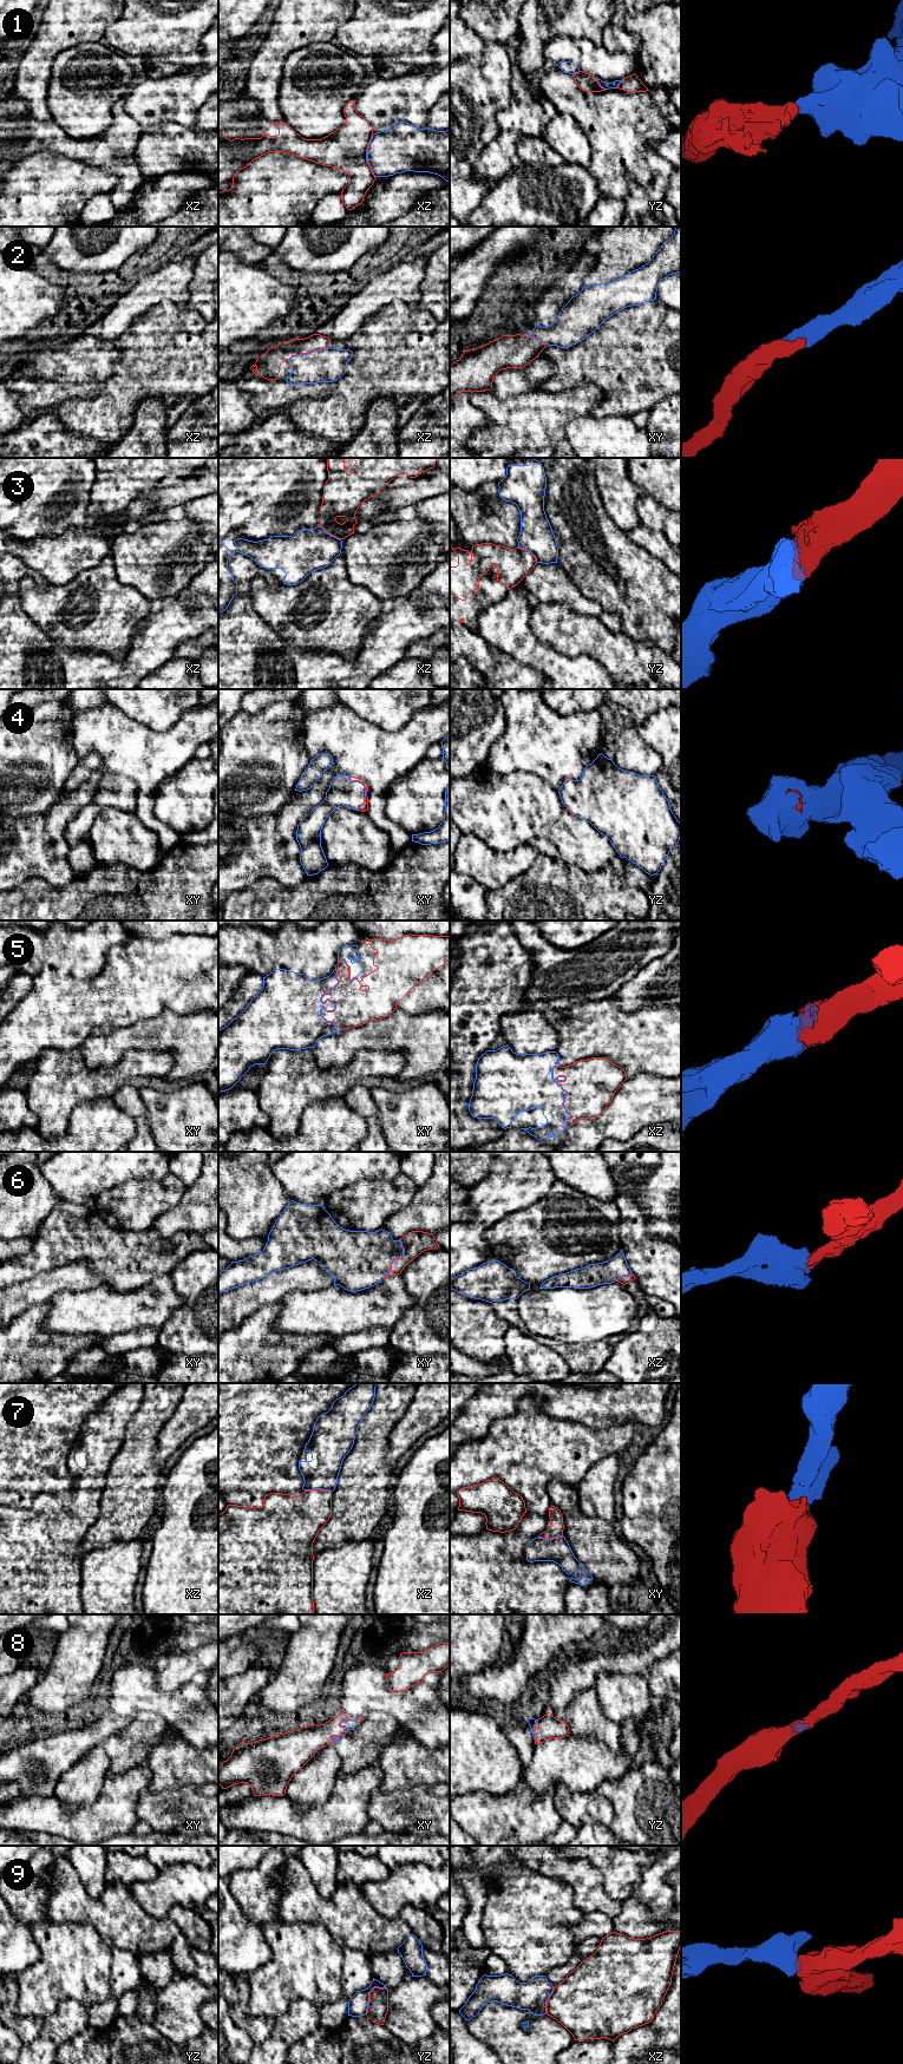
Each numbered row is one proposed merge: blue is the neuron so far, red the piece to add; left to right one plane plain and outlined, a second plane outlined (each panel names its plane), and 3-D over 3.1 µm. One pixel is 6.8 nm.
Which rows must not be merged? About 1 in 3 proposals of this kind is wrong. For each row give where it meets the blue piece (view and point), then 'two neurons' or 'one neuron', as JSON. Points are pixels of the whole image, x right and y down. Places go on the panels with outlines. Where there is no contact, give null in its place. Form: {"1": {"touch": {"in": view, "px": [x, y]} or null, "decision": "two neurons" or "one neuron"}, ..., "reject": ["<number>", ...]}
{"1": {"touch": {"in": "xz", "px": [367, 156]}, "decision": "two neurons"}, "2": {"touch": {"in": "xz", "px": [308, 353]}, "decision": "one neuron"}, "3": {"touch": {"in": "xz", "px": [328, 533]}, "decision": "two neurons"}, "4": {"touch": {"in": "xy", "px": [365, 790]}, "decision": "one neuron"}, "5": {"touch": {"in": "xy", "px": [331, 1002]}, "decision": "one neuron"}, "6": {"touch": {"in": "xy", "px": [397, 1257]}, "decision": "one neuron"}, "7": {"touch": {"in": "xz", "px": [318, 1488]}, "decision": "one neuron"}, "8": {"touch": {"in": "xy", "px": [340, 1724]}, "decision": "one neuron"}, "9": {"touch": {"in": "yz", "px": [368, 1994]}, "decision": "two neurons"}, "reject": ["1", "3", "9"]}

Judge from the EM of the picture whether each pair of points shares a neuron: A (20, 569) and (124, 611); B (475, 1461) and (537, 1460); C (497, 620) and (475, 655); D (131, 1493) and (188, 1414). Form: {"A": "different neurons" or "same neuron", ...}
{"A": "different neurons", "B": "same neuron", "C": "different neurons", "D": "different neurons"}

